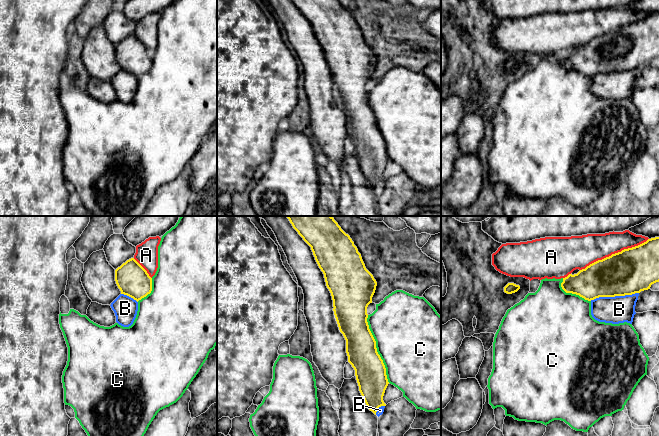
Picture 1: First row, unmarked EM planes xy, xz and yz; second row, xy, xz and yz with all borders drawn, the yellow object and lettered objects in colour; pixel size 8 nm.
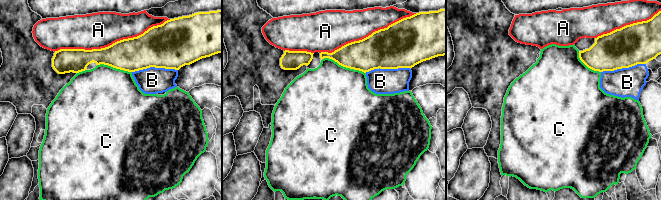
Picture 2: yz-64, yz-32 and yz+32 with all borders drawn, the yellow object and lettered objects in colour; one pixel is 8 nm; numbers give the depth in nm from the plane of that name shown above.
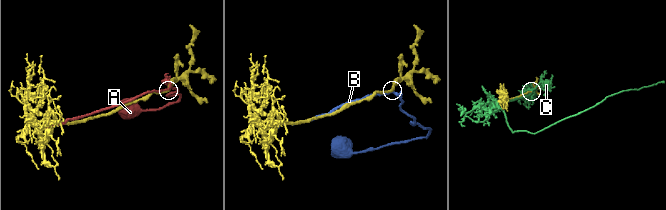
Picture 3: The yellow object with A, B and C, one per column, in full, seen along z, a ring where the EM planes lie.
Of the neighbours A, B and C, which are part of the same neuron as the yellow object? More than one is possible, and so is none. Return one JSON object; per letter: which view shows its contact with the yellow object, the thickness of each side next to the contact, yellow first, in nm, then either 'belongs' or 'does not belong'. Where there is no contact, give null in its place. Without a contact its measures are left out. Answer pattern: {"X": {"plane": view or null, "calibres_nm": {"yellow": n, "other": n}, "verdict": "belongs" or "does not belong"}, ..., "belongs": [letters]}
{"A": {"plane": "yz", "calibres_nm": {"yellow": 360, "other": 240}, "verdict": "does not belong"}, "B": {"plane": "yz", "calibres_nm": {"yellow": 360, "other": 220}, "verdict": "belongs"}, "C": {"plane": "xz", "calibres_nm": {"yellow": 240, "other": 480}, "verdict": "does not belong"}, "belongs": ["B"]}

